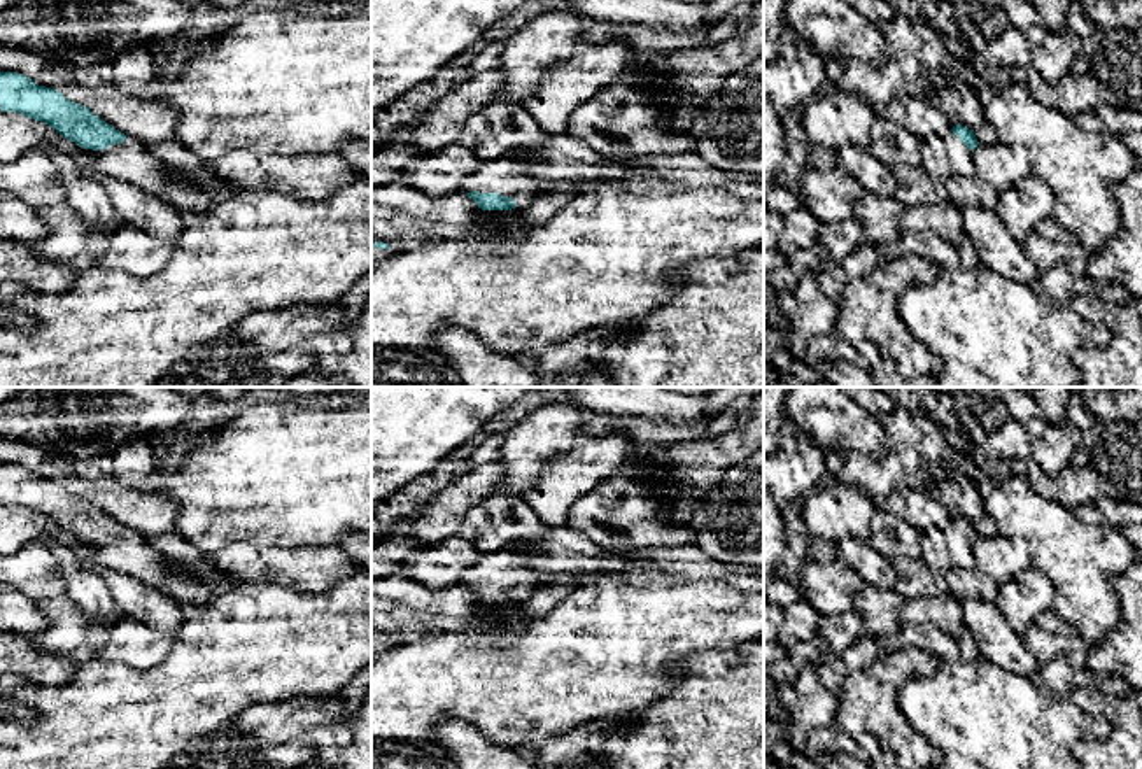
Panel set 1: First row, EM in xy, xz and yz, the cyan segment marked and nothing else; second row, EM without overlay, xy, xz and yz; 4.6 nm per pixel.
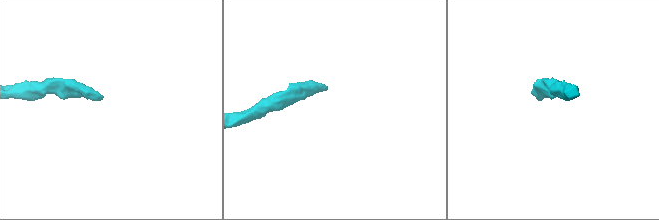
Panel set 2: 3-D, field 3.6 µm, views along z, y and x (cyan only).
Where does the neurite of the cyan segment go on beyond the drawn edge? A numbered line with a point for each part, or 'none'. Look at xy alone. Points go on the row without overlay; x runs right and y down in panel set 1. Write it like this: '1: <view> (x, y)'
1: xy (130, 554)

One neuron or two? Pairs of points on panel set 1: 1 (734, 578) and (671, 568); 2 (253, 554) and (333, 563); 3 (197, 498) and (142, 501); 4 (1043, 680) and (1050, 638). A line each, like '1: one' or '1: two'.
1: one
2: one
3: two
4: two

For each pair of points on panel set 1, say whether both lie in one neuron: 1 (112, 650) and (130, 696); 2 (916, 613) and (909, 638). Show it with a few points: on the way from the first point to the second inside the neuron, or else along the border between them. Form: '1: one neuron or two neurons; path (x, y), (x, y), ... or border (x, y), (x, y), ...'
1: two neurons; border (98, 656), (139, 668), (156, 664)
2: two neurons; border (906, 622), (934, 624), (953, 634)

